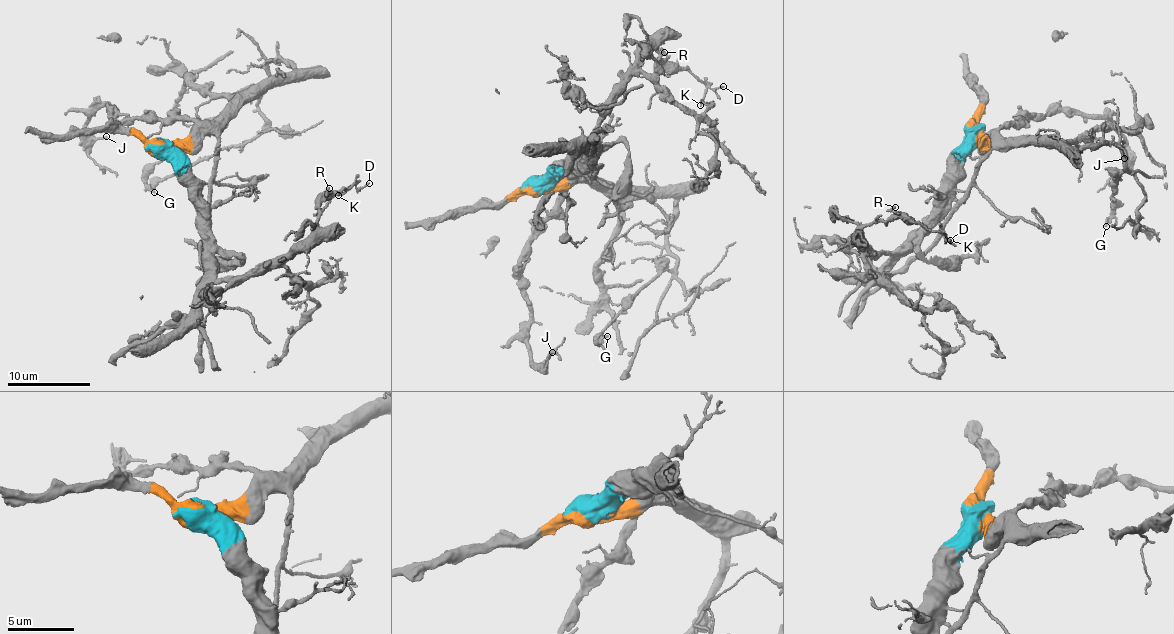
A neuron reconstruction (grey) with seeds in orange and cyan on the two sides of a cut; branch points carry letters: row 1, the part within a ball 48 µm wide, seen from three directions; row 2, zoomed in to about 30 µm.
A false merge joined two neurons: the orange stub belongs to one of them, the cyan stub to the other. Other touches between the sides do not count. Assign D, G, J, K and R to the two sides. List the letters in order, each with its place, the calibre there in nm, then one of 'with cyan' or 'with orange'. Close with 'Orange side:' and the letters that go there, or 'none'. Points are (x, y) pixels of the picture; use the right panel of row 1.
D: (950, 240) | 120 nm | with cyan
G: (1106, 226) | 160 nm | with orange
J: (1124, 158) | 130 nm | with orange
K: (950, 240) | 160 nm | with cyan
R: (895, 207) | 180 nm | with cyan
Orange side: G, J

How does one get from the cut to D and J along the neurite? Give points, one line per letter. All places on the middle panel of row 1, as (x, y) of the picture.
D: (536, 187), (554, 175), (578, 168), (649, 41), (663, 59), (684, 67), (708, 87), (723, 87)
J: (536, 187), (566, 180), (567, 184), (529, 247), (522, 280), (531, 362), (547, 360), (552, 352)

